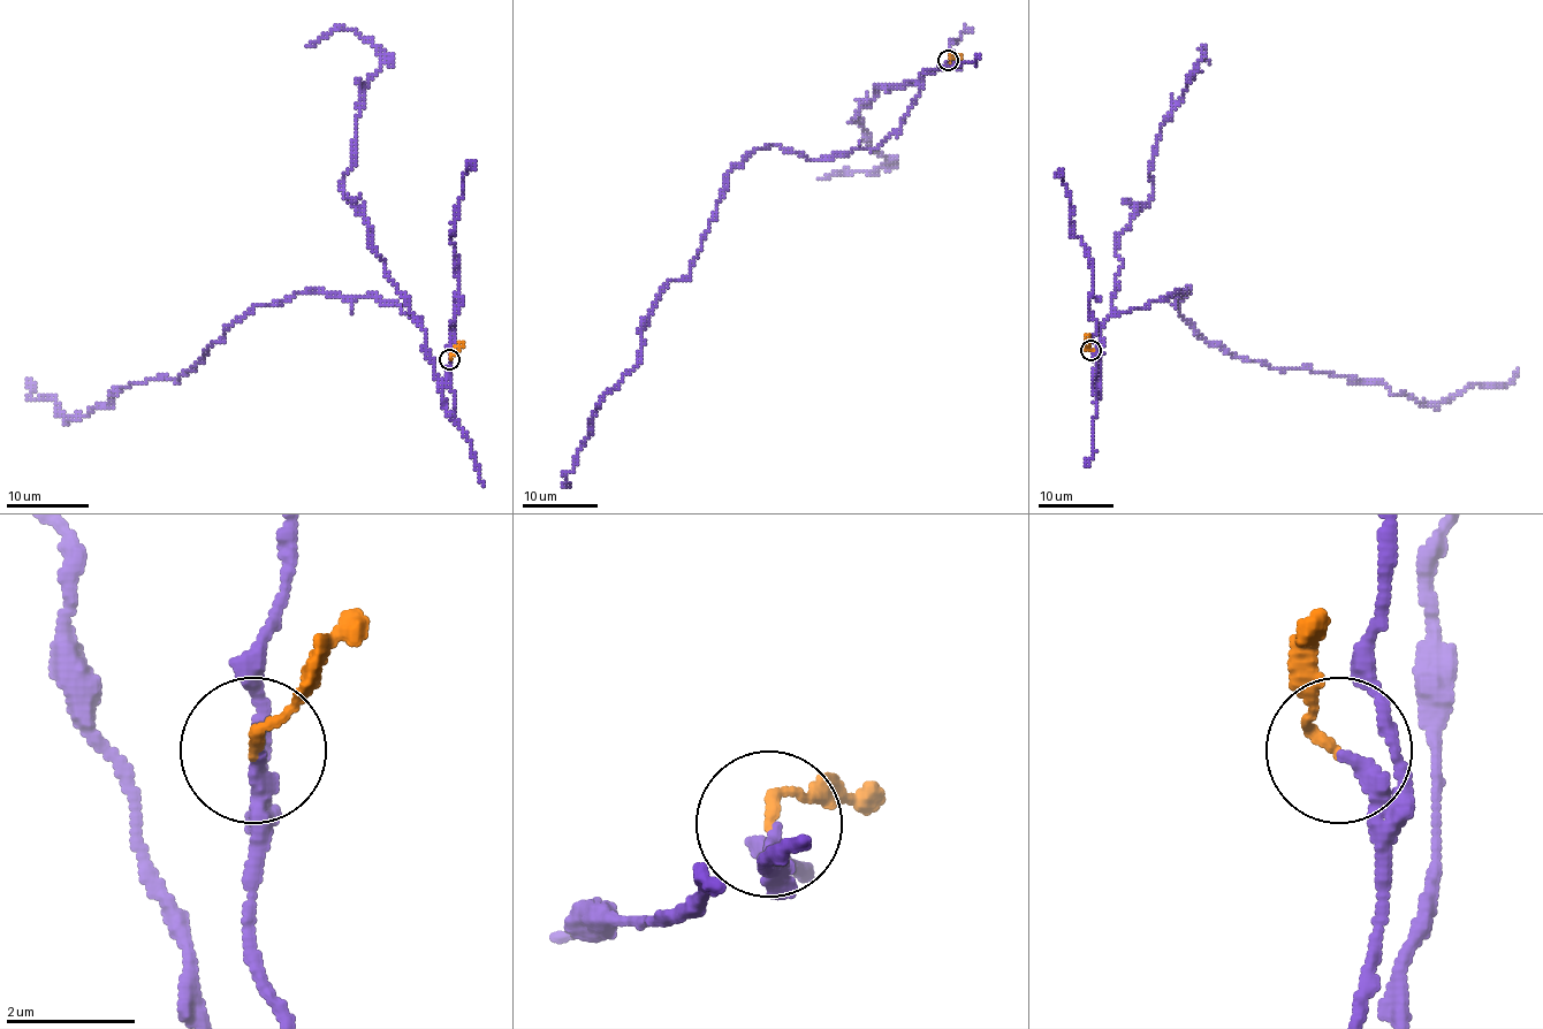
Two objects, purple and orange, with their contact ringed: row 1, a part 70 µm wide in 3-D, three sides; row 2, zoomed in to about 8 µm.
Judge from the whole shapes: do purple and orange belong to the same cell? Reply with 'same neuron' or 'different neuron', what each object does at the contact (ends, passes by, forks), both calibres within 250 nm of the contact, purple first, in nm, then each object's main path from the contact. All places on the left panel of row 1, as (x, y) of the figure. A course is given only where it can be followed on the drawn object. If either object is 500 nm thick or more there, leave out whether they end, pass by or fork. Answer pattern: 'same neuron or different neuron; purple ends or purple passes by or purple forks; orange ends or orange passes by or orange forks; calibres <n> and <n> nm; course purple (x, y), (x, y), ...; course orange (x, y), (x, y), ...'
same neuron; purple passes by; orange ends; calibres 180 and 160 nm; course purple (449, 359), (451, 417), (418, 320), (297, 291), (255, 306), (180, 378), (85, 414), (28, 380); course orange (449, 359), (462, 341)

